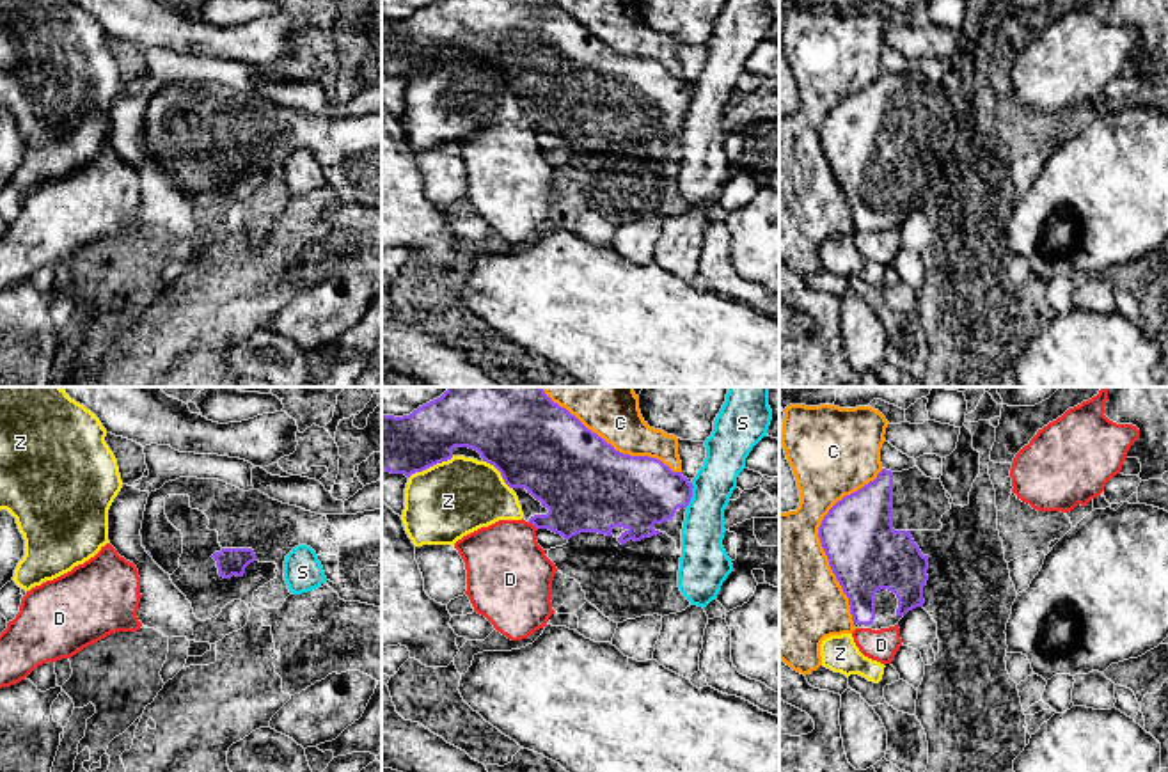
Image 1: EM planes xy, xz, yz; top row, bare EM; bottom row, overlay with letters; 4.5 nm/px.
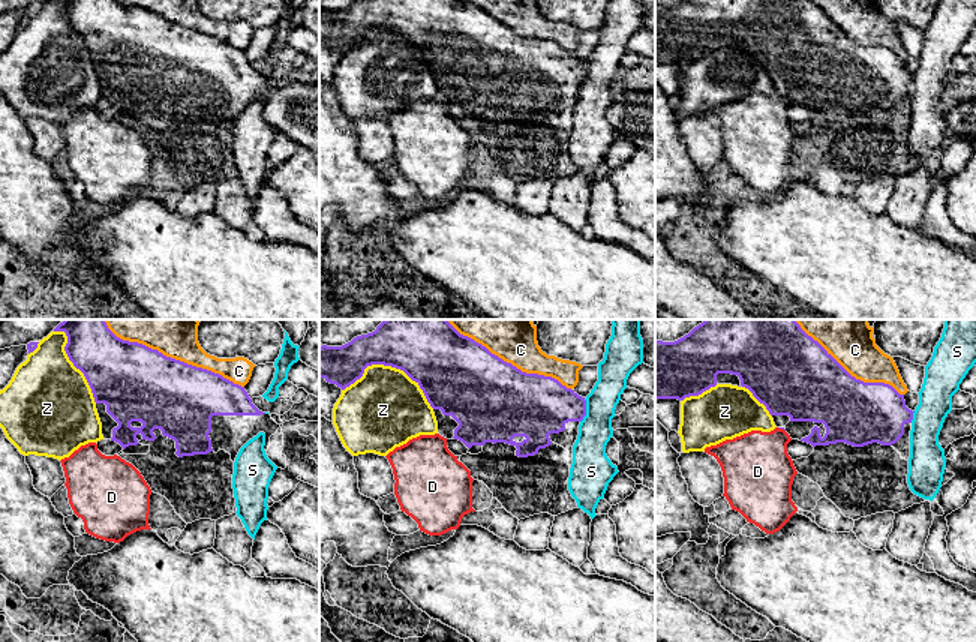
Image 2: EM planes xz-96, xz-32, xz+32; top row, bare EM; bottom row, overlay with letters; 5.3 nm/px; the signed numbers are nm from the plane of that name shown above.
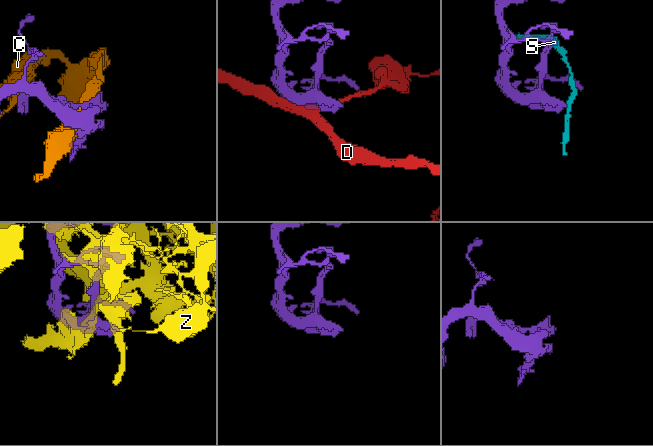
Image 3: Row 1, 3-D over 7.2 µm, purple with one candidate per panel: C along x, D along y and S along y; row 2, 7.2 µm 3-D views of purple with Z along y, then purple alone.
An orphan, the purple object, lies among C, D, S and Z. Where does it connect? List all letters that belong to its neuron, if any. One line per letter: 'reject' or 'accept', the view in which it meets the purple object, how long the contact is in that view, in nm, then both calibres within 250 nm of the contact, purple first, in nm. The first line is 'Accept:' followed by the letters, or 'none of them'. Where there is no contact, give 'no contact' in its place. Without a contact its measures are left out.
Accept: none of them
C: reject | yz | 700 nm | 340/460 nm
D: reject | xz | 60 nm | 320/380 nm
S: reject | xz | 120 nm | 340/190 nm
Z: reject | xz | 220 nm | 260/360 nm

